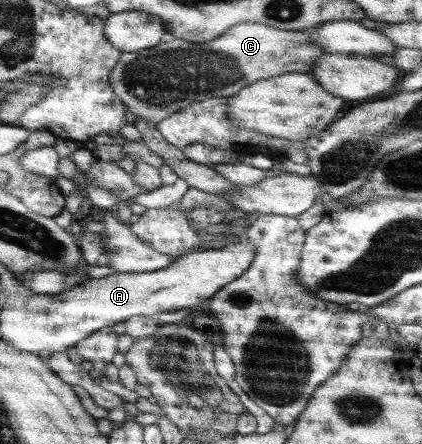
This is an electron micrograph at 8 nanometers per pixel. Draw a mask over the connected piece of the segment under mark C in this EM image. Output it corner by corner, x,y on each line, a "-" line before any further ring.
240,23
214,40
190,43
169,37
149,49
120,53
108,74
114,96
125,105
129,117
140,116
154,127
190,102
209,97
228,98
240,89
283,73
304,73
324,55
307,31
282,31
258,23

